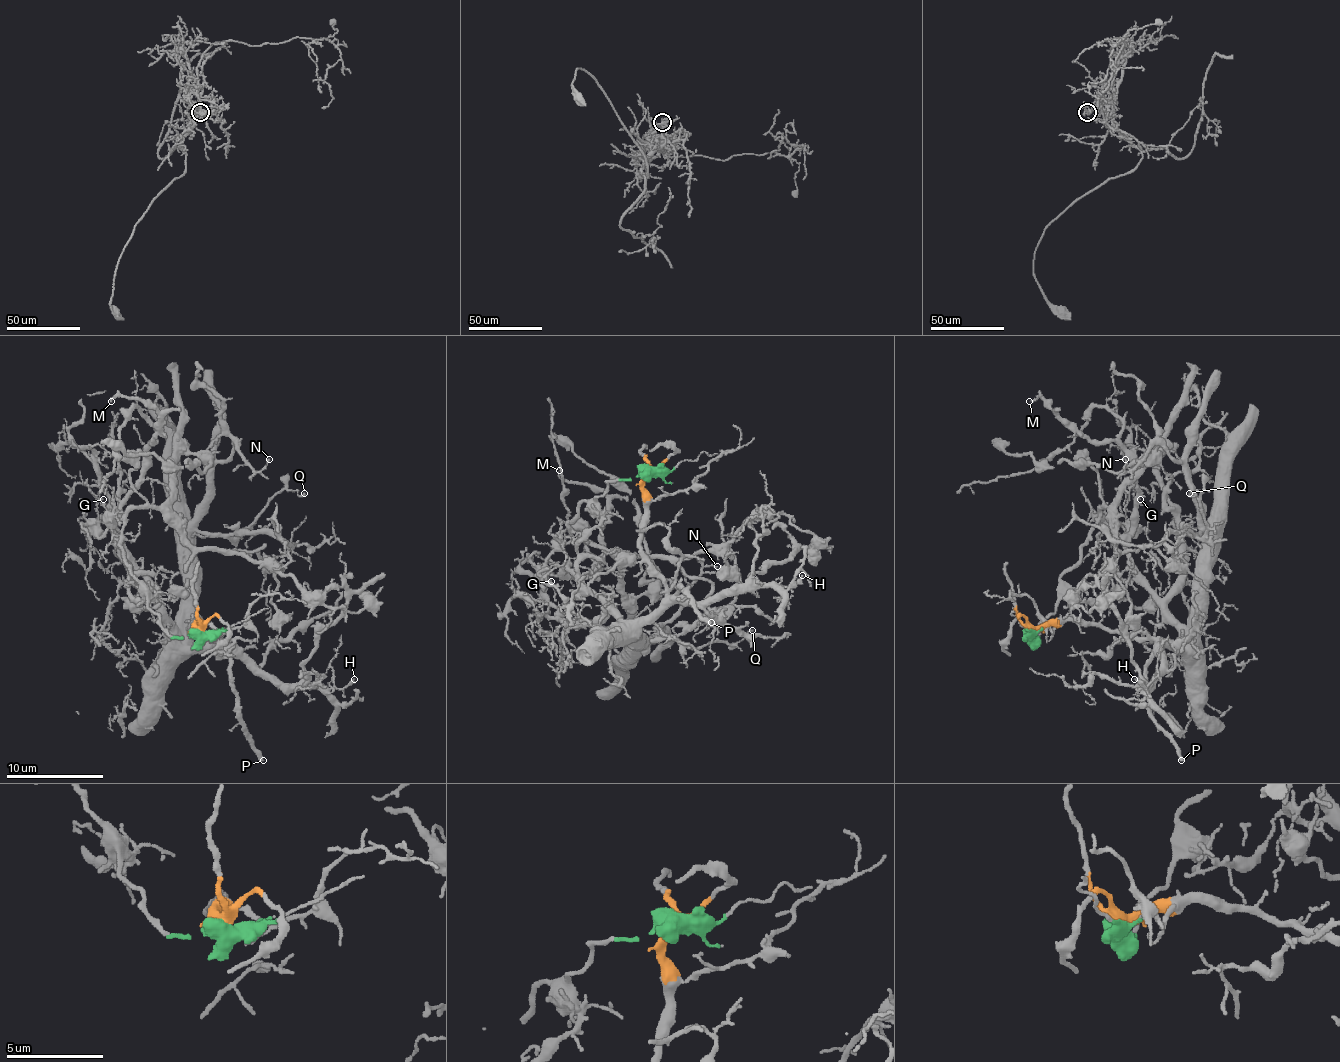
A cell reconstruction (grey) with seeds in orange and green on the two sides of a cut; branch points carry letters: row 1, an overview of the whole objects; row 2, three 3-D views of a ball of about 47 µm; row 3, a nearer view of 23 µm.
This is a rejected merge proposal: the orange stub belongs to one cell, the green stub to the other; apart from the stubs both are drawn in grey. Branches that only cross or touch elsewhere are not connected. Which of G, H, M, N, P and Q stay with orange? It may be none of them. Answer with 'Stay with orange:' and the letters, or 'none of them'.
Stay with orange: G, H, M, N, P, Q

